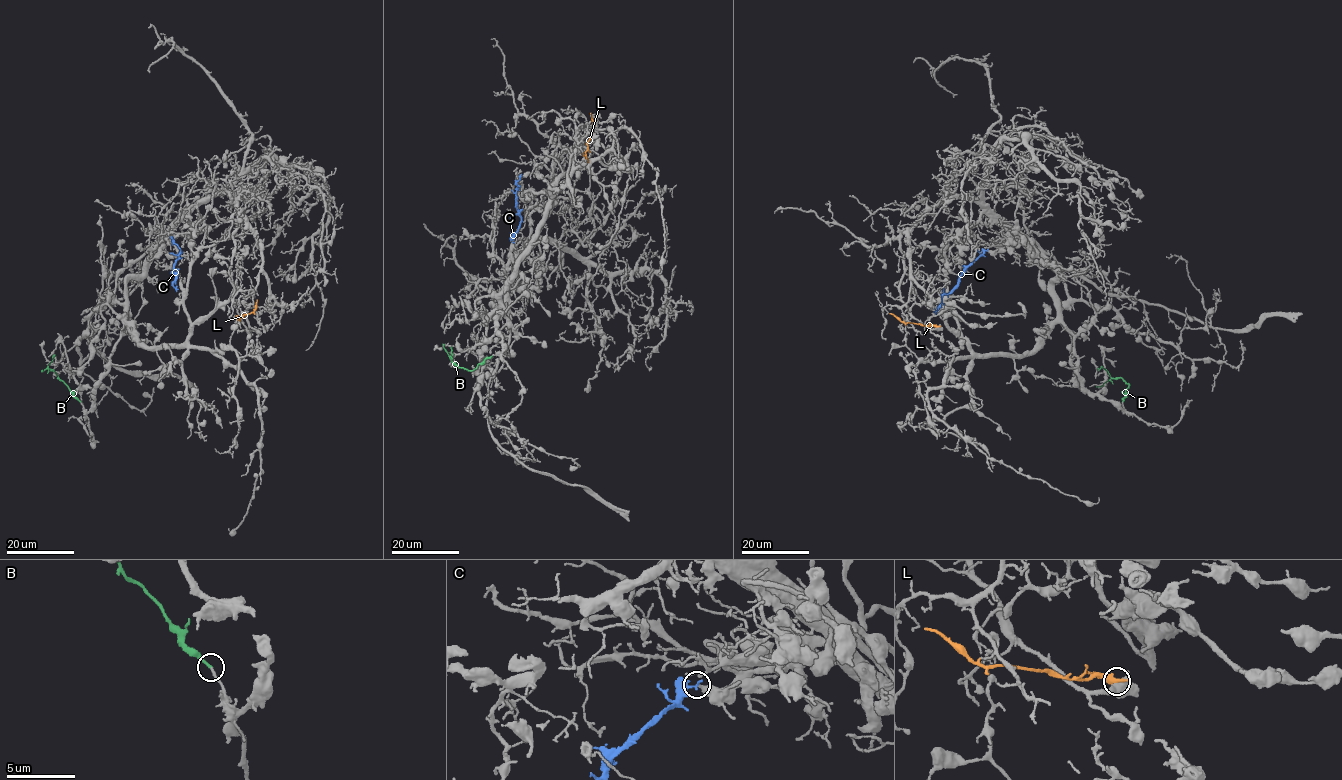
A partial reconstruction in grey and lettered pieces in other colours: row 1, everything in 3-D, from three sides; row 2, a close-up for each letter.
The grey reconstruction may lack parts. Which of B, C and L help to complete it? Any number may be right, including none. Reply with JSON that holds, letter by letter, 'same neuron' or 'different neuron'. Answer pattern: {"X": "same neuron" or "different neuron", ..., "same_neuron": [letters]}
{"B": "same neuron", "C": "different neuron", "L": "different neuron", "same_neuron": ["B"]}

